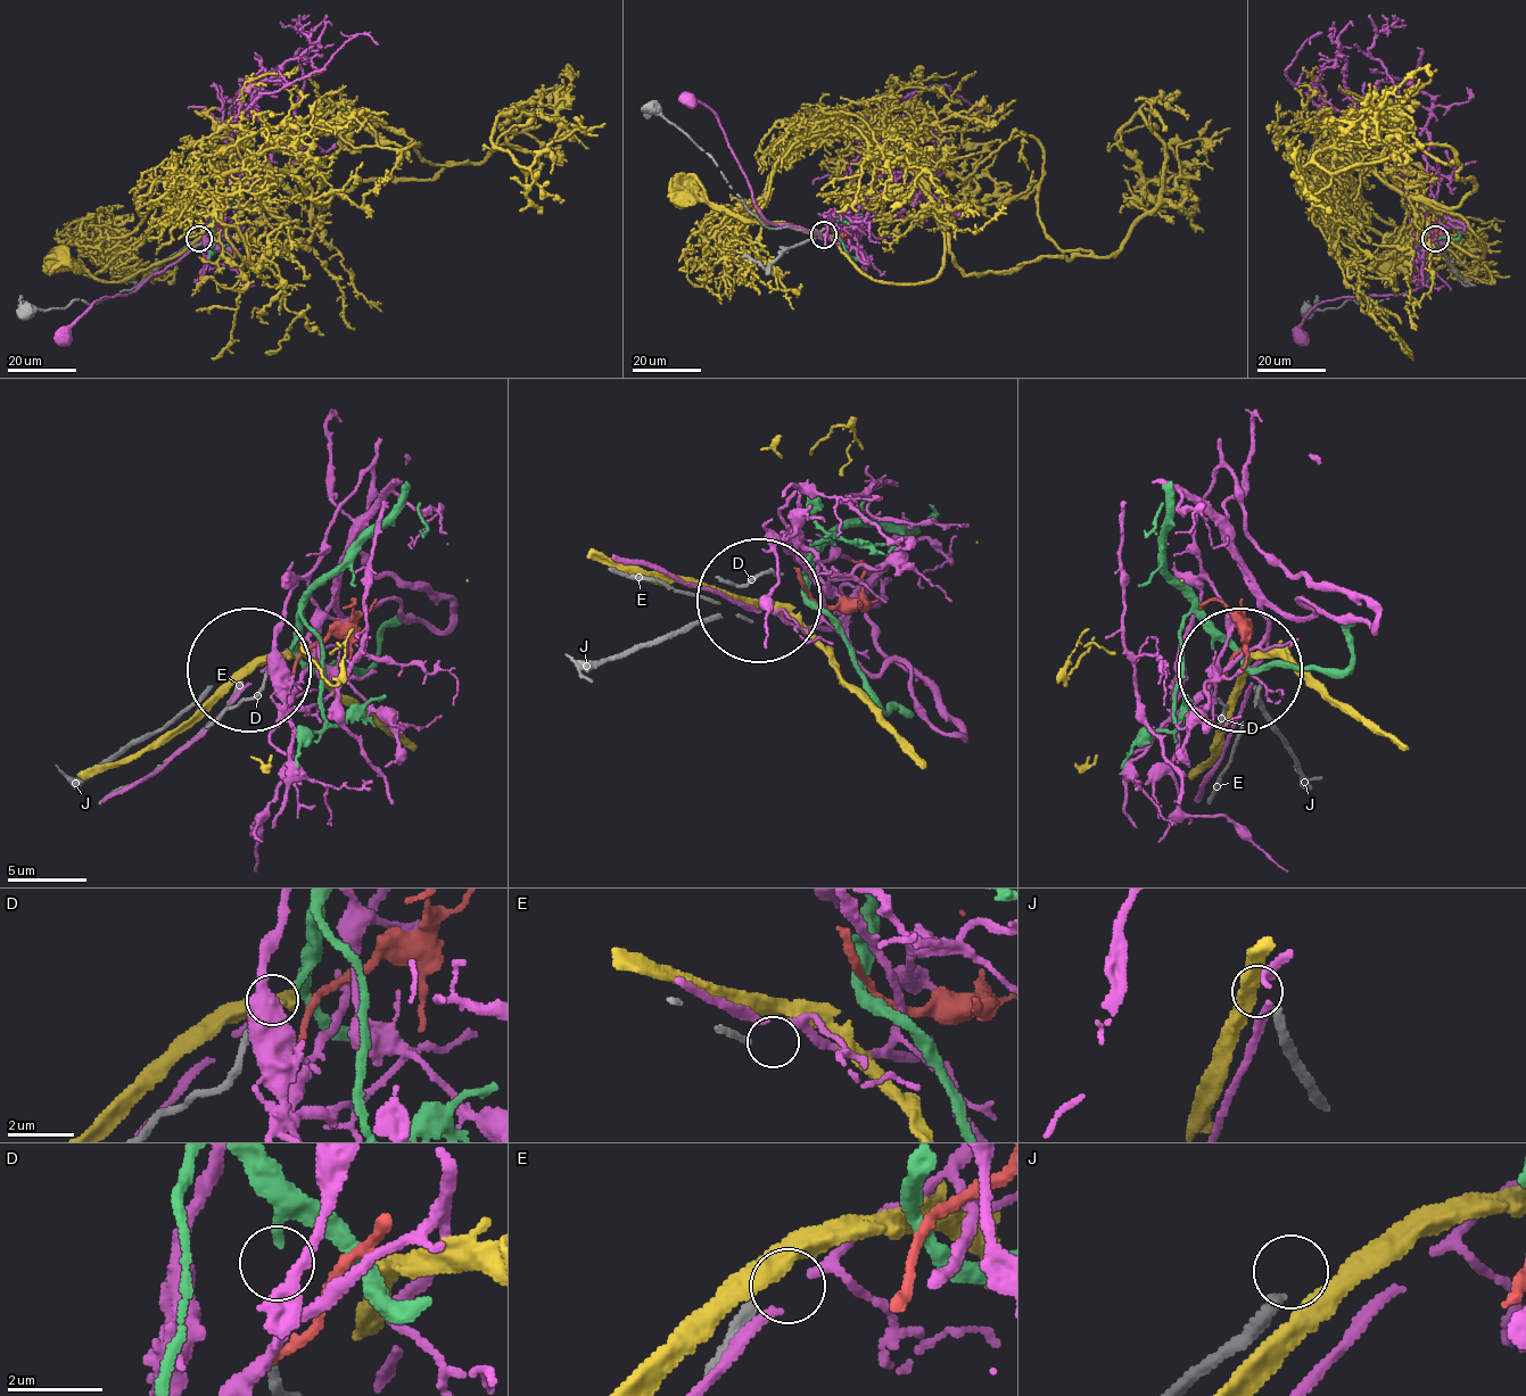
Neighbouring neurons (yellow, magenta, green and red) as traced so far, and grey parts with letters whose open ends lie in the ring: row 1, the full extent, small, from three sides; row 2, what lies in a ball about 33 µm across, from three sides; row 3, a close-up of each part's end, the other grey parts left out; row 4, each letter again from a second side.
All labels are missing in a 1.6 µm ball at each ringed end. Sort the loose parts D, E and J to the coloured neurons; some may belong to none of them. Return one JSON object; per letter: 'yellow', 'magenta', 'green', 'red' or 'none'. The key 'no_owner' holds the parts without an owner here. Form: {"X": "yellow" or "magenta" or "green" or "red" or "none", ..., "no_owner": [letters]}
{"D": "green", "E": "none", "J": "none", "no_owner": ["E", "J"]}

